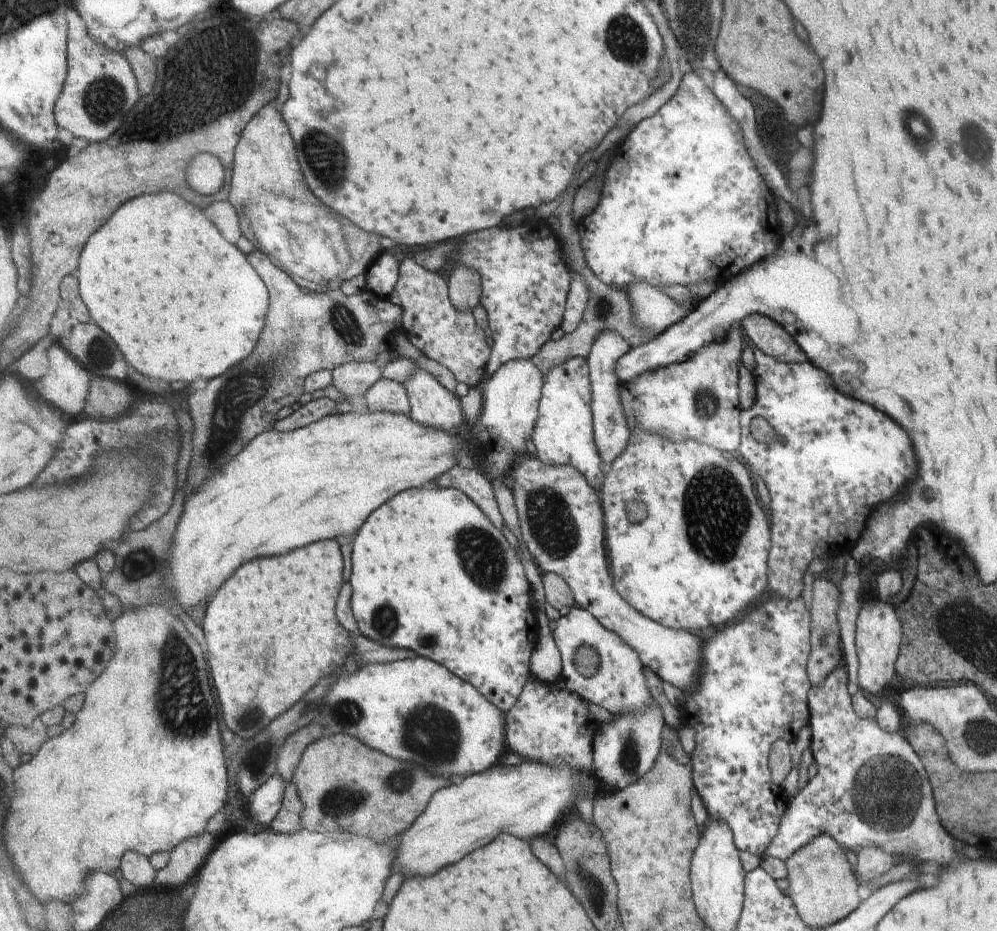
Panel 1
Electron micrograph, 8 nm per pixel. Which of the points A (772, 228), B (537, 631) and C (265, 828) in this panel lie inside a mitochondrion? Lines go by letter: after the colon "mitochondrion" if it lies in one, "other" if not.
A: other
B: other
C: other

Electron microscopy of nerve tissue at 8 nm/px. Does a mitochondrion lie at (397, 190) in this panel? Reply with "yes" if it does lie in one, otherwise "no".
no

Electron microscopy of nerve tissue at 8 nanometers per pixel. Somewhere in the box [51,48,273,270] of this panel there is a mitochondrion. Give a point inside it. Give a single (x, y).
(104, 100)

